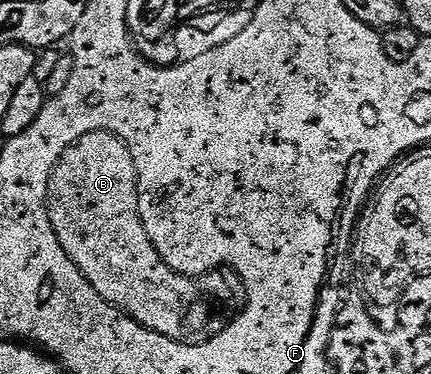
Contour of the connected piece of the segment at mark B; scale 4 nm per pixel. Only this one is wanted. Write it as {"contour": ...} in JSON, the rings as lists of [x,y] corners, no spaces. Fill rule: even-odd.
{"contour":[[[93,130],[88,132],[88,136],[80,136],[80,140],[76,140],[76,144],[69,146],[64,156],[58,158],[50,177],[46,200],[50,208],[52,228],[60,240],[60,248],[64,248],[72,264],[80,268],[94,291],[105,302],[112,304],[129,318],[134,318],[144,328],[170,338],[170,286],[174,286],[174,294],[178,294],[178,282],[182,282],[182,274],[177,274],[162,259],[160,252],[156,252],[144,228],[138,207],[136,164],[124,140],[106,130]]]}

